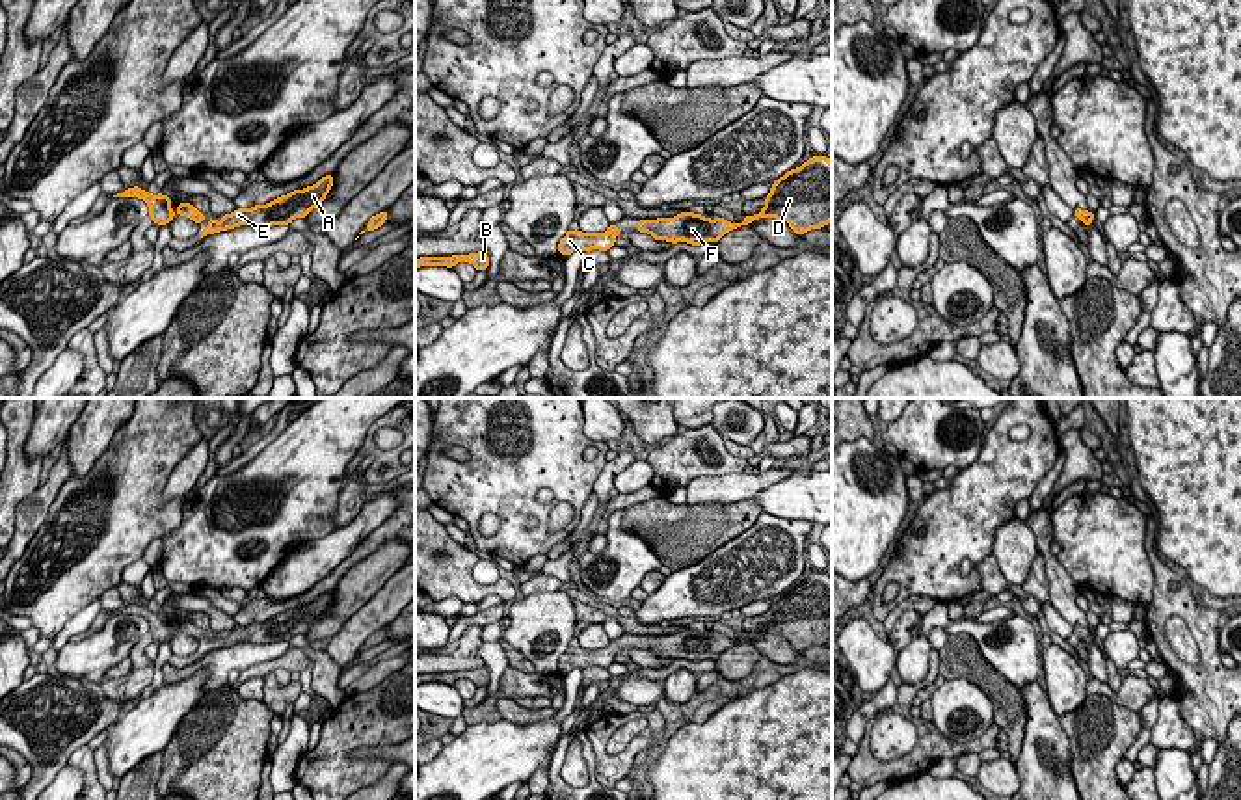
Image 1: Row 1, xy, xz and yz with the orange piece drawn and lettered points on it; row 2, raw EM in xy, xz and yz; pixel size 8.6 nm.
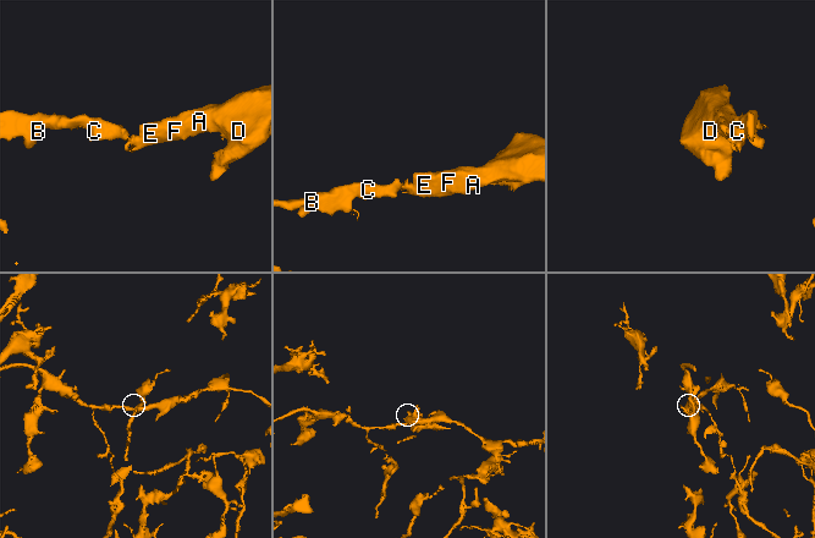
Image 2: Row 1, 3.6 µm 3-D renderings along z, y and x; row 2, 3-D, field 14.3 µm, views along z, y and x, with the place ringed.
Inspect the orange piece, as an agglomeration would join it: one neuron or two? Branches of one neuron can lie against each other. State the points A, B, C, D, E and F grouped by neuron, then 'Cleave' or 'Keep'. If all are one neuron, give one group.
Groups: A B C D E F. Keep

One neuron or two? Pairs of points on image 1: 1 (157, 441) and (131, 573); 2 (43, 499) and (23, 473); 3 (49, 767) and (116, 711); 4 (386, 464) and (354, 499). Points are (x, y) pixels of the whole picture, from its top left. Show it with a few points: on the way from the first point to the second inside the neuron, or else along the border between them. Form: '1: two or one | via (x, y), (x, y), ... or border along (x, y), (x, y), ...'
1: two | border along (142, 559), (129, 564), (120, 579)
2: two | border along (40, 486), (19, 503)
3: one | via (62, 750), (99, 717)
4: two | border along (360, 479), (367, 484)

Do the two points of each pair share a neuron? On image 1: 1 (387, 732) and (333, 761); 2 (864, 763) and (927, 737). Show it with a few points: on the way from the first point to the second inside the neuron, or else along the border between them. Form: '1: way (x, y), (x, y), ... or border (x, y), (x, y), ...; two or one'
1: way (373, 732), (360, 732), (345, 746); one
2: way (882, 769), (907, 767), (918, 756); one

